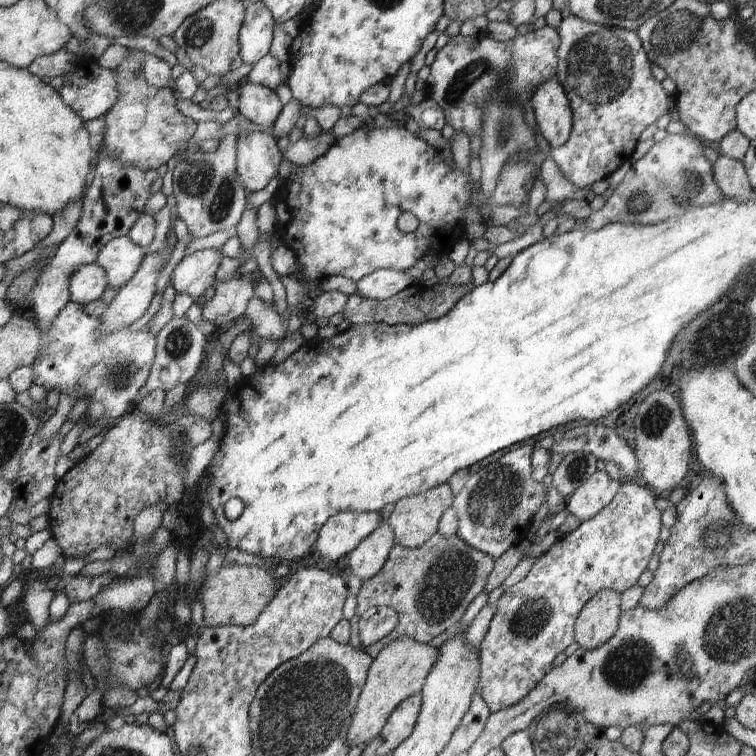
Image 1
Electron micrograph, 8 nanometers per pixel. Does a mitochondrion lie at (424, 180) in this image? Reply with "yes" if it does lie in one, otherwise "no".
no

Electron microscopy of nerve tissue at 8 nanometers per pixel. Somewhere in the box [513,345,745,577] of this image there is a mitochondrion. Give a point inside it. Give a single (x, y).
(715, 540)

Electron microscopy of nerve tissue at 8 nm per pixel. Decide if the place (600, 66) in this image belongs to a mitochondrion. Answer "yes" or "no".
yes

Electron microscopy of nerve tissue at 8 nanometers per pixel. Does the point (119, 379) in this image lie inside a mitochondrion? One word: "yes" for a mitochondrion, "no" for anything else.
yes

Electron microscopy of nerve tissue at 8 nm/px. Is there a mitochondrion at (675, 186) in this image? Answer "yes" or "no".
yes

